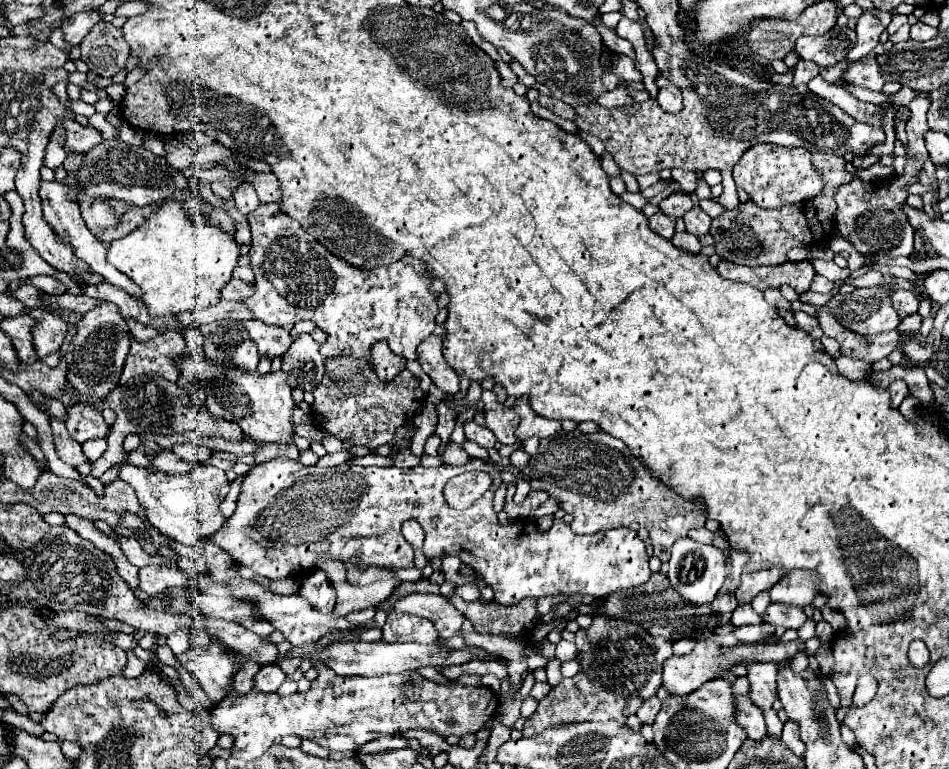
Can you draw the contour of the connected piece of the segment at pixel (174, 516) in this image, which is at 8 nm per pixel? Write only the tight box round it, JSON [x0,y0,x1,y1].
[121,464,229,544]

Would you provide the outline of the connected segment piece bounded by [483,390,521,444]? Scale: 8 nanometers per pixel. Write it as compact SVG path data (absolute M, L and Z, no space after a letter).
M485 390L483 392L483 404L485 404L485 420L487 428L497 436L501 444L519 444L521 440L515 438L515 428L519 424L519 416L513 408L507 408L497 402L495 392Z

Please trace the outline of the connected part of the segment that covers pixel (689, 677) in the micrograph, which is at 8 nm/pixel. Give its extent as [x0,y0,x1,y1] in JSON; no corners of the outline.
[663,640,735,696]

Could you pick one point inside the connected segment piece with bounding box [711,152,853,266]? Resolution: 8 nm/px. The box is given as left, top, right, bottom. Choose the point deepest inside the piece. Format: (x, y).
(753, 236)

